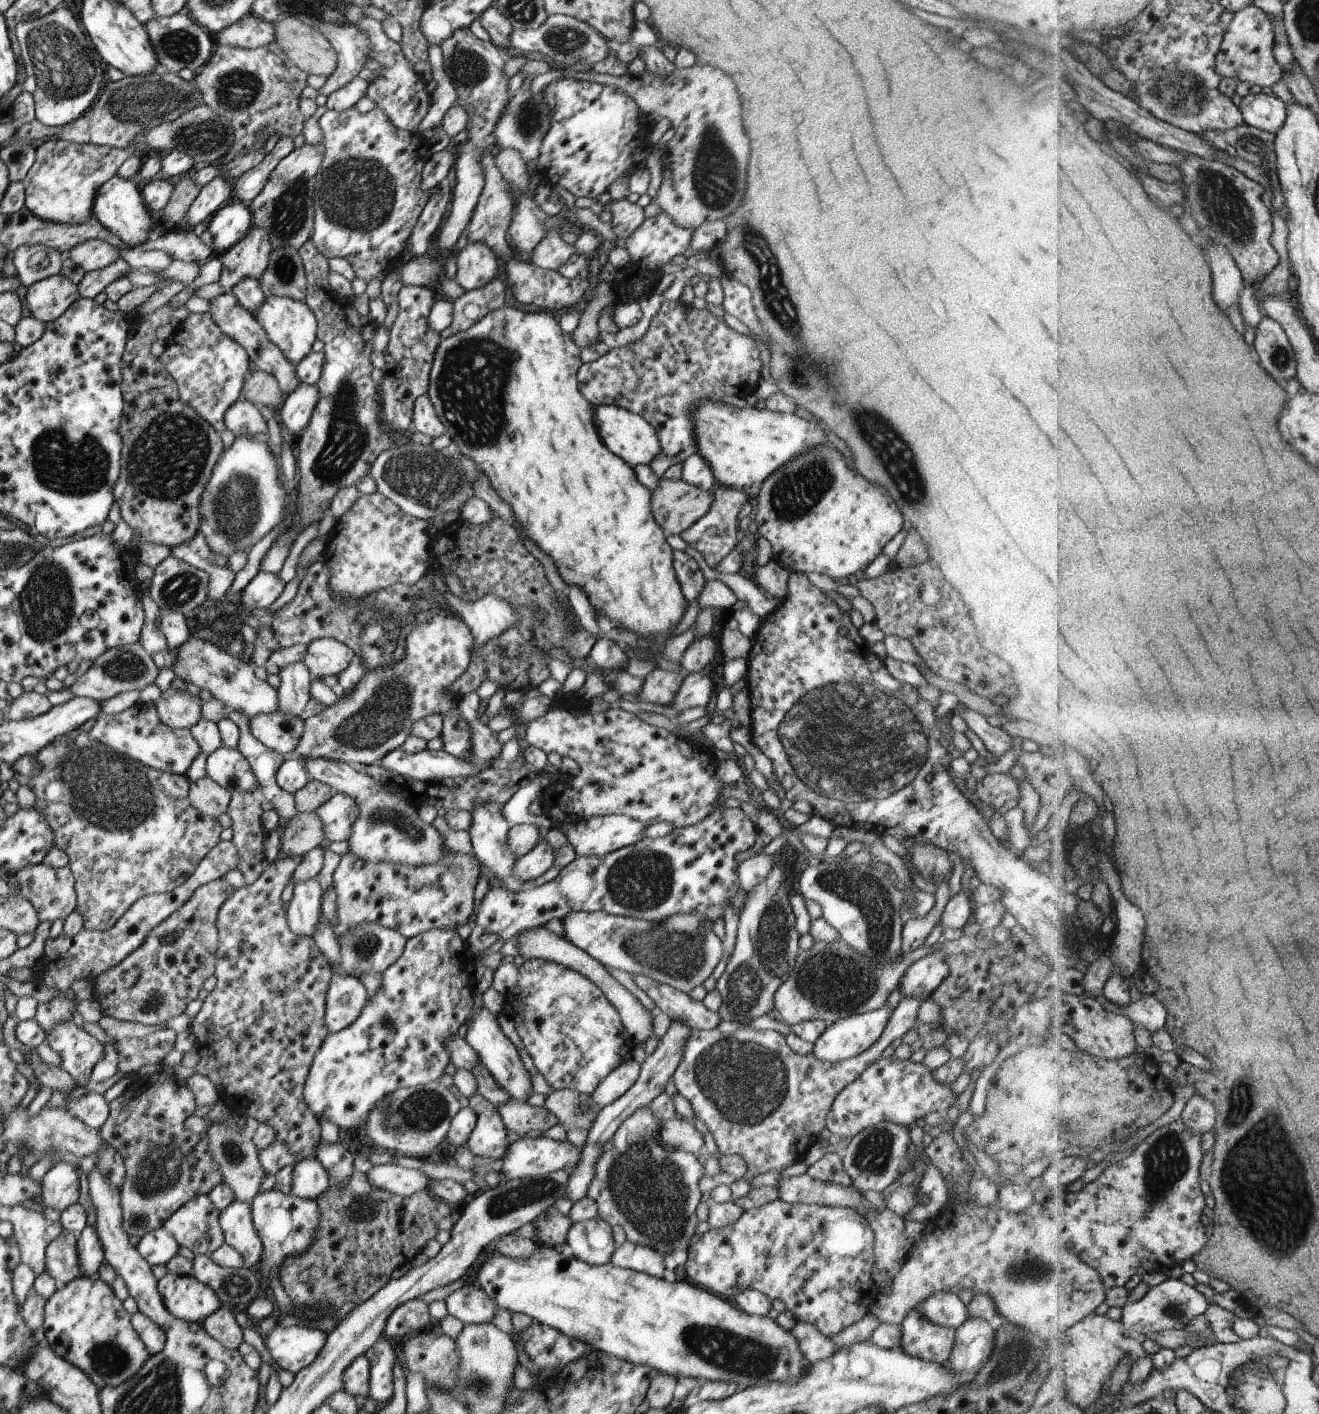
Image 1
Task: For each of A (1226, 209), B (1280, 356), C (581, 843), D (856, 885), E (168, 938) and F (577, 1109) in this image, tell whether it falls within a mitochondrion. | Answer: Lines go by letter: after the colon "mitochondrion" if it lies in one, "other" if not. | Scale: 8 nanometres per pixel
A: mitochondrion
B: mitochondrion
C: other
D: mitochondrion
E: mitochondrion
F: mitochondrion

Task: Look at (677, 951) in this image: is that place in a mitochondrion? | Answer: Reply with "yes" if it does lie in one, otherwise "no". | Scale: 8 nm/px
yes

